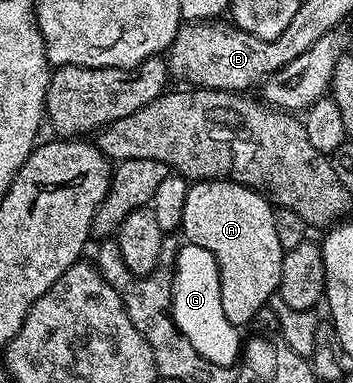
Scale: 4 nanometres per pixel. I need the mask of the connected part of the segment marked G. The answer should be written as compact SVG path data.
M186 242L183 245L175 259L175 271L173 275L171 274L172 305L169 313L173 317L173 323L192 348L205 360L209 360L212 364L217 364L220 367L234 366L240 358L243 341L239 339L240 330L233 323L227 321L227 317L223 313L218 263L215 261L214 254L203 246L191 242Z

